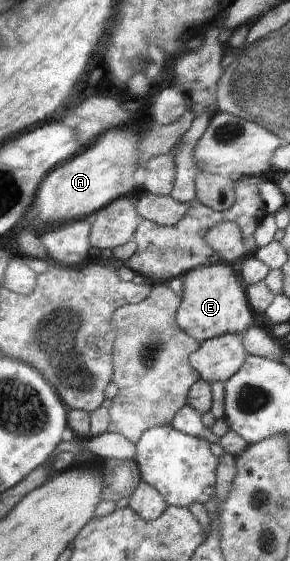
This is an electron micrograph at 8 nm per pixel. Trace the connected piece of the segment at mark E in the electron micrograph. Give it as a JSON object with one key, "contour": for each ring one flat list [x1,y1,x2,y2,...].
{"contour":[[229,264,200,266,185,274,183,304,176,313,176,321,189,335,202,343,223,334,241,334,253,326,253,312,247,304,245,292,237,284,237,278]]}

